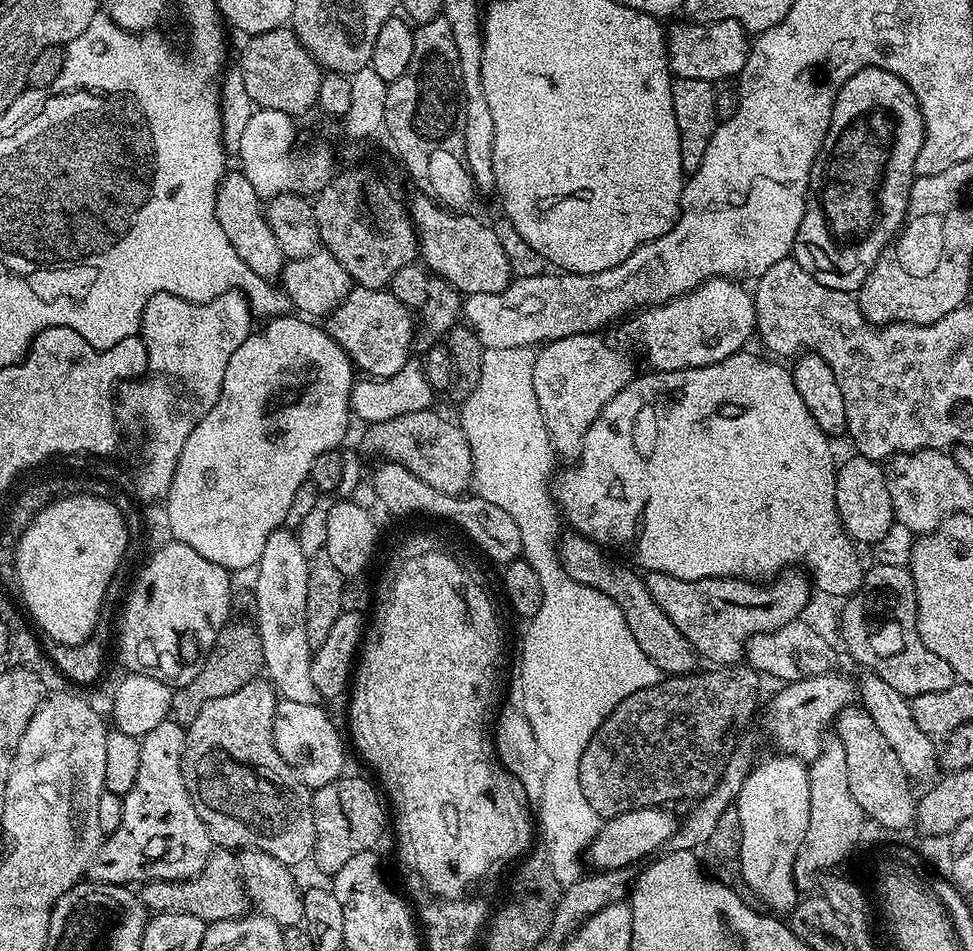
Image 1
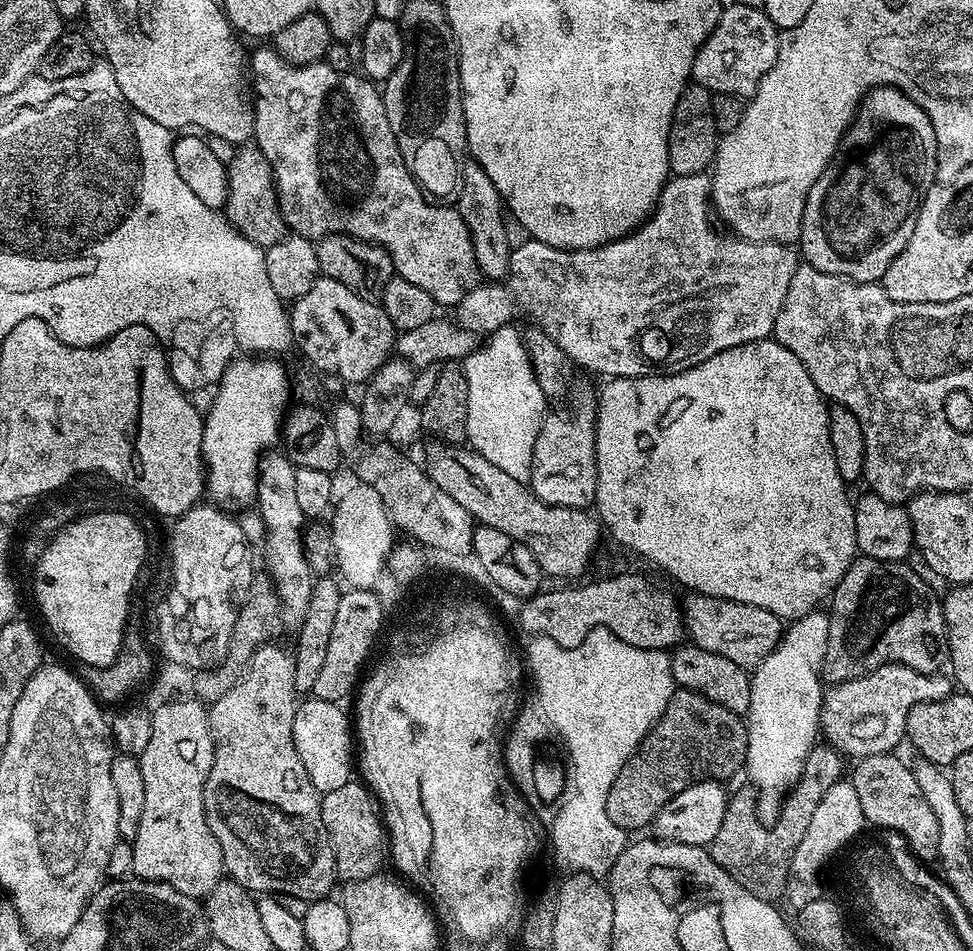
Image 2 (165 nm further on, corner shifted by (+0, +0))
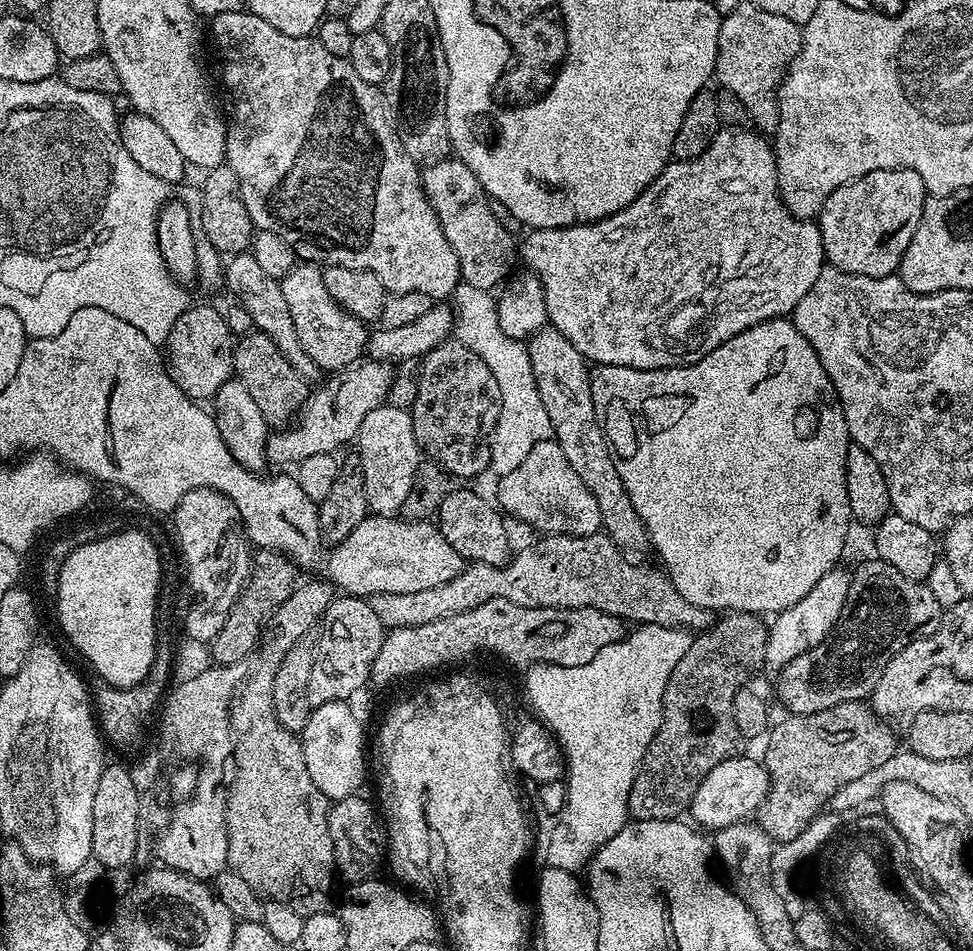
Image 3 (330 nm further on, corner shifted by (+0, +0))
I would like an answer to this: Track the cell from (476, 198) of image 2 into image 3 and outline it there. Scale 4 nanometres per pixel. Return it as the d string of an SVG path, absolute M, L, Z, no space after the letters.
M551 326L533 332L526 347L538 392L542 394L542 404L550 414L554 439L562 446L562 454L566 454L578 478L582 478L586 490L590 490L598 501L603 531L619 548L625 550L647 545L648 531L634 510L634 502L630 502L630 494L626 494L622 486L622 478L618 478L618 466L614 466L606 434L596 417L589 361L559 330Z

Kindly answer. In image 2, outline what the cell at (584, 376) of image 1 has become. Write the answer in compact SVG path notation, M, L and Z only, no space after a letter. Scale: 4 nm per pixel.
M580 404L573 412L549 411L540 422L540 433L532 451L532 493L542 502L554 506L587 509L596 499L596 412L588 404Z

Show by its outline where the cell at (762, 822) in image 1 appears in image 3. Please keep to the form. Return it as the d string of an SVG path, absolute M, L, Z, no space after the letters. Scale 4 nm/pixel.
M840 566L831 568L829 572L822 574L822 578L818 578L818 586L812 587L806 598L794 602L794 606L786 610L775 613L773 620L776 621L771 621L770 624L764 659L769 669L772 667L773 670L779 670L786 667L790 662L794 662L794 658L806 654L811 648L821 644L827 636L832 635L832 627L838 622L846 606L846 594L850 594L852 581L852 572L843 572L842 569Z

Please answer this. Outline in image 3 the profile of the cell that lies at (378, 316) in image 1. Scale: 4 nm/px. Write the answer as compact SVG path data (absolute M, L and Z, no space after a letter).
M298 262L280 280L282 294L286 294L286 306L290 306L290 318L294 318L294 330L298 330L298 342L302 342L302 350L310 354L310 358L321 370L335 374L345 368L351 368L365 355L370 335L365 321L354 318L351 314L334 302L326 290L323 271L315 263Z

